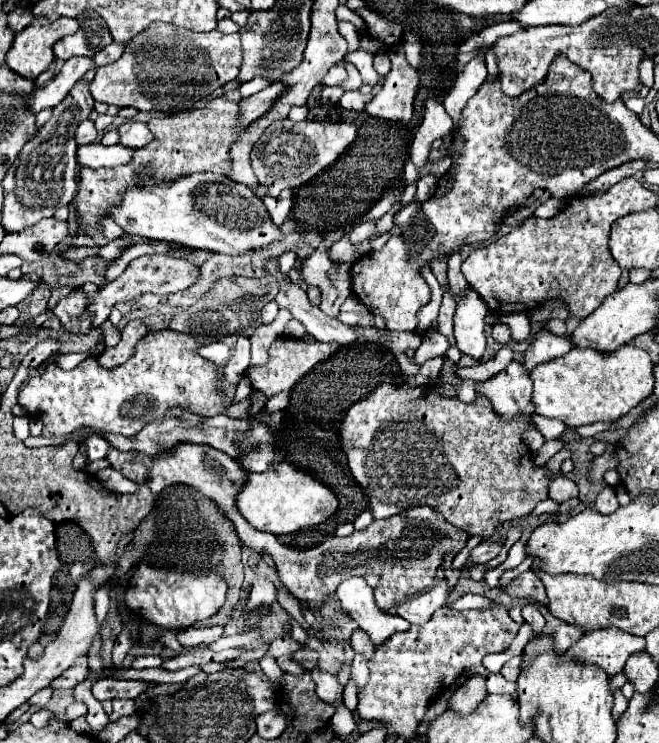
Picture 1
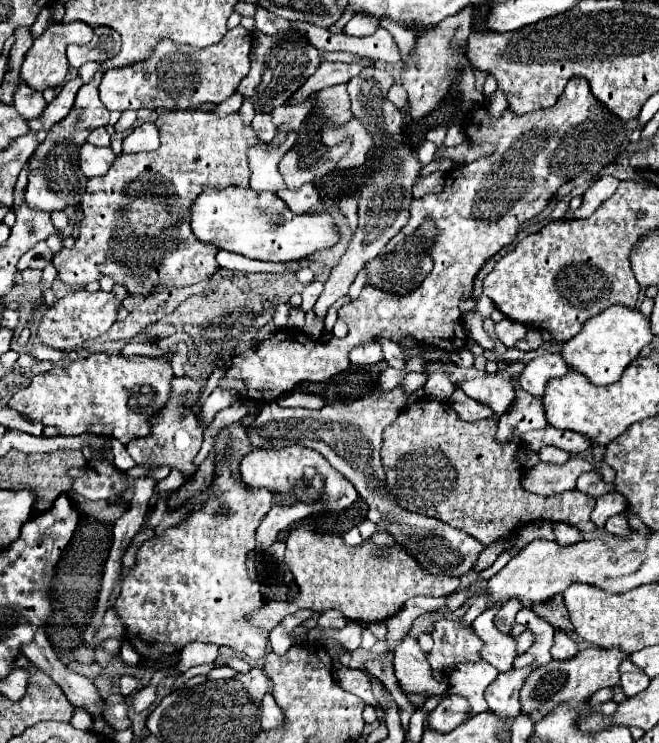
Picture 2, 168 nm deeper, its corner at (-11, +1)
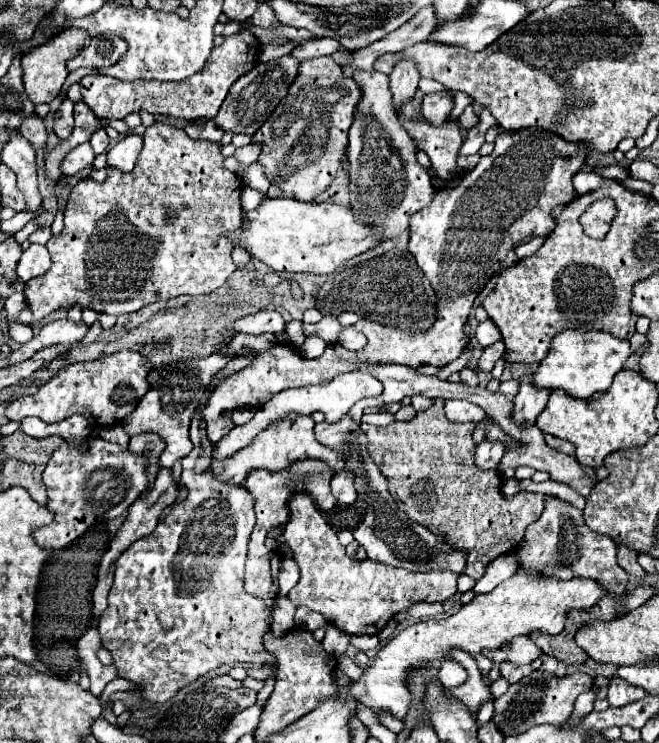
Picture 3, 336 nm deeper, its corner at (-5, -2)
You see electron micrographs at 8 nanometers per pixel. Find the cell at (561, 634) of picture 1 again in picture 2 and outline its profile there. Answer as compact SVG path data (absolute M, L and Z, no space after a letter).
M555 630L555 642L551 648L551 656L555 660L567 660L567 658L573 658L577 652L579 652L579 644L565 630Z

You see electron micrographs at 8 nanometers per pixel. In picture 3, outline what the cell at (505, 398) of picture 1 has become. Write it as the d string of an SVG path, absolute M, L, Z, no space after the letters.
M483 441L483 443L477 445L477 449L475 449L475 465L477 465L481 471L497 469L503 453L505 453L505 447L503 447L503 445L497 445L497 443L491 443L491 441Z

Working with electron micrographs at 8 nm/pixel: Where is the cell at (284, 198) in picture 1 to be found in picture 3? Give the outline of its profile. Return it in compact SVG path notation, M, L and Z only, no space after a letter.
M317 57L311 61L303 61L299 65L297 77L291 83L285 99L275 107L269 121L253 135L251 143L261 143L261 155L259 163L265 169L267 179L271 181L271 187L267 191L267 197L289 197L297 201L315 201L317 195L321 195L333 181L337 169L341 167L341 159L347 151L347 133L353 123L353 115L357 111L357 103L361 99L361 89L353 77L347 77L343 69L331 59L331 57Z

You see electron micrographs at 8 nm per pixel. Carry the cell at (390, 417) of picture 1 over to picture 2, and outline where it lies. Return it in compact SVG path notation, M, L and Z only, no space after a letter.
M431 398L415 400L383 432L381 462L387 476L385 478L387 490L397 498L397 504L401 504L405 510L439 518L471 534L485 546L513 534L519 526L533 520L541 520L541 518L567 522L579 528L581 532L597 530L597 526L591 520L591 512L597 502L595 496L587 496L579 490L575 490L575 494L555 494L555 496L539 496L539 494L527 492L521 486L523 466L519 462L519 456L525 452L521 438L499 442L495 434L497 434L497 422L493 418L463 422L449 402L439 402Z

